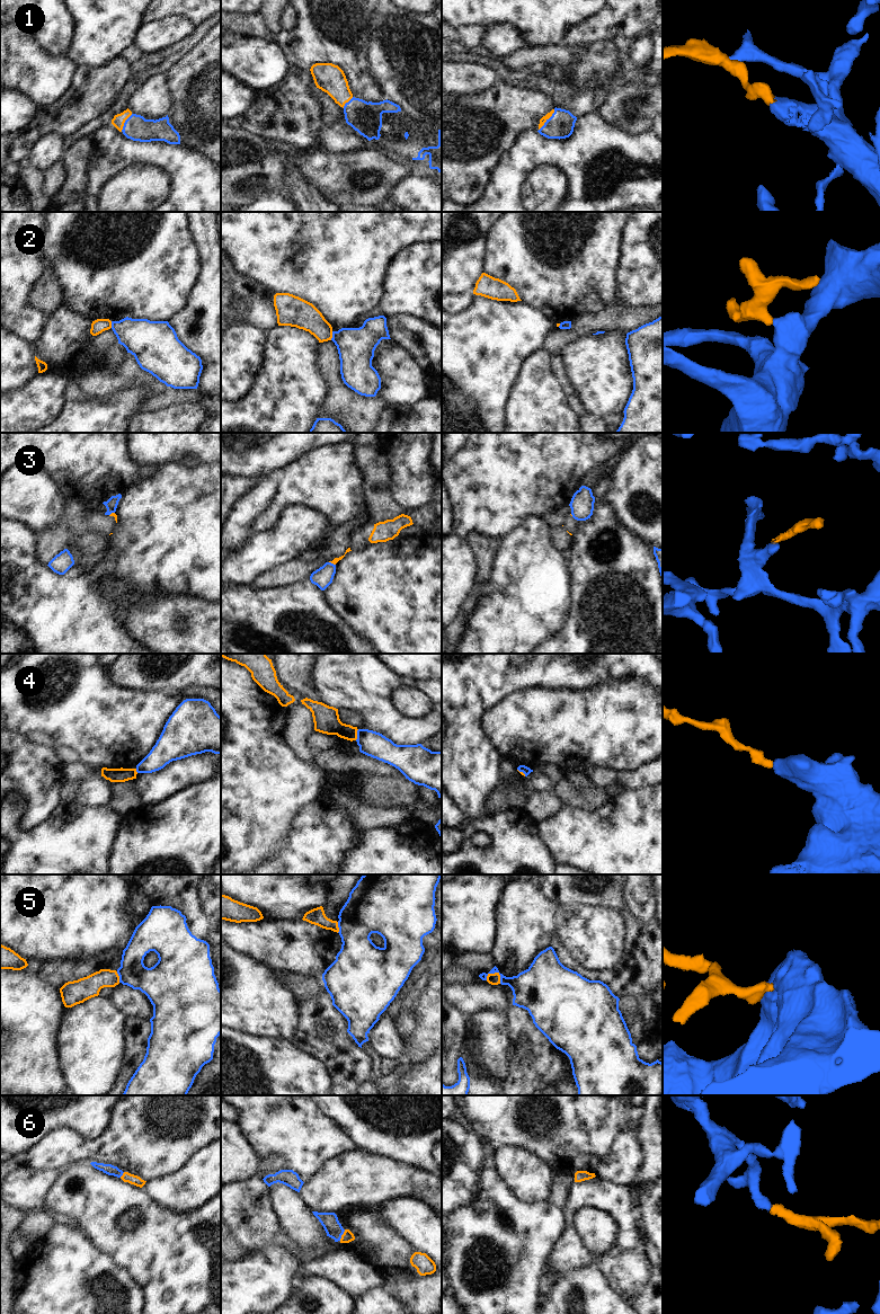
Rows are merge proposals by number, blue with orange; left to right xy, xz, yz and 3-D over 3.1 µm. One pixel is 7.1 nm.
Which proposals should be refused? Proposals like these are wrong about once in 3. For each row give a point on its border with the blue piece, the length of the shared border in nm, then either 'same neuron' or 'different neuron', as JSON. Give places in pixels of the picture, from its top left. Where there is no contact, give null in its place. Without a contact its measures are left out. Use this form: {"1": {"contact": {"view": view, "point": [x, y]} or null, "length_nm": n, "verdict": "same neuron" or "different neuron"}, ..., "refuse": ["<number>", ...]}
{"1": {"contact": {"view": "yz", "point": [548, 120]}, "length_nm": 190, "verdict": "same neuron"}, "2": {"contact": {"view": "xz", "point": [332, 336]}, "length_nm": 70, "verdict": "different neuron"}, "3": {"contact": {"view": "xz", "point": [332, 564]}, "length_nm": 50, "verdict": "different neuron"}, "4": {"contact": {"view": "xz", "point": [357, 735]}, "length_nm": 80, "verdict": "different neuron"}, "5": {"contact": {"view": "yz", "point": [497, 971]}, "length_nm": 120, "verdict": "different neuron"}, "6": {"contact": {"view": "xz", "point": [341, 1234]}, "length_nm": 90, "verdict": "same neuron"}, "refuse": ["2", "3", "4", "5"]}

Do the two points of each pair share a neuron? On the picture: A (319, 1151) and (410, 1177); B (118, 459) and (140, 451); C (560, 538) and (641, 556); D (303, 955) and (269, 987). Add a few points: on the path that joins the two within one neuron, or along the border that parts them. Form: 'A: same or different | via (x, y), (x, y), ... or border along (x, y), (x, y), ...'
A: different | border along (357, 1147), (345, 1151), (328, 1160), (317, 1172)
B: different | border along (127, 444), (130, 456), (140, 465)
C: different | border along (571, 535), (571, 545), (569, 548)
D: different | border along (256, 959), (281, 971)

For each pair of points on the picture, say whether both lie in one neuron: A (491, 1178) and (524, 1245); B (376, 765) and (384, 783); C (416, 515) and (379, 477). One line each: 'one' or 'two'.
A: one
B: two
C: one

